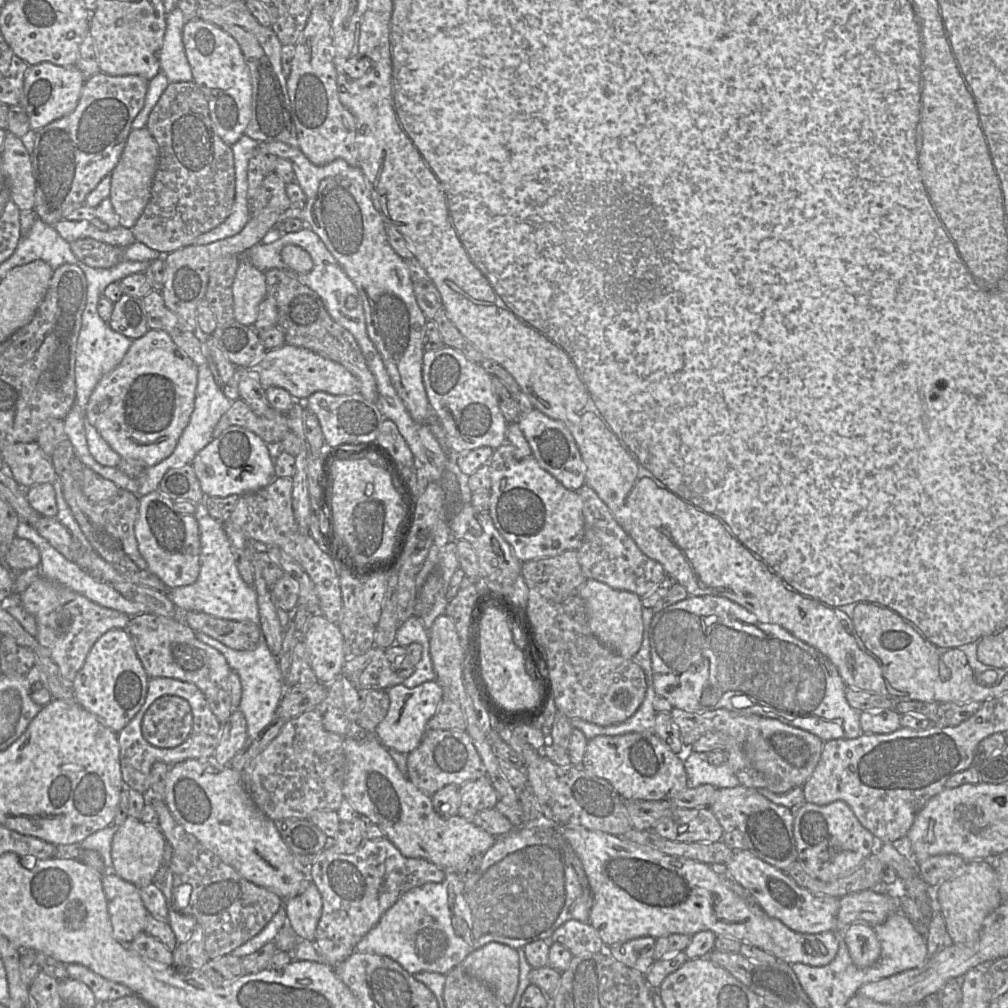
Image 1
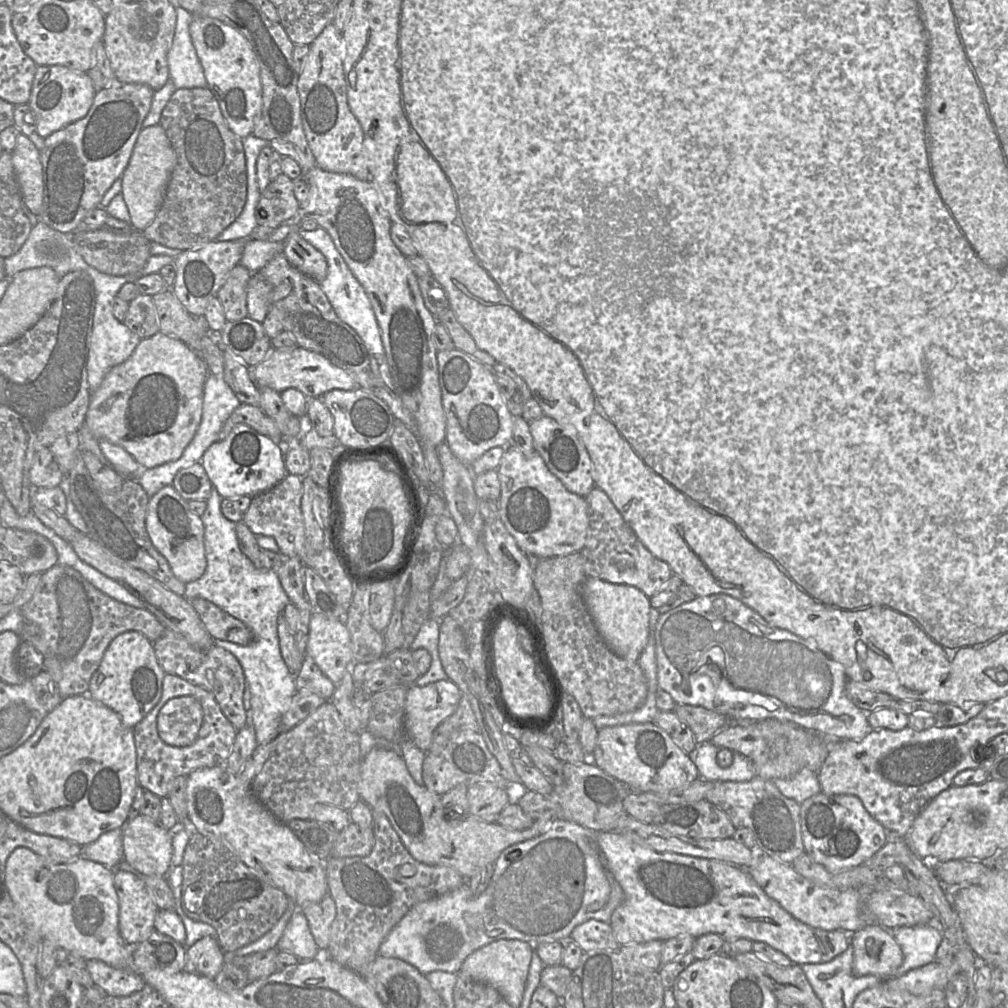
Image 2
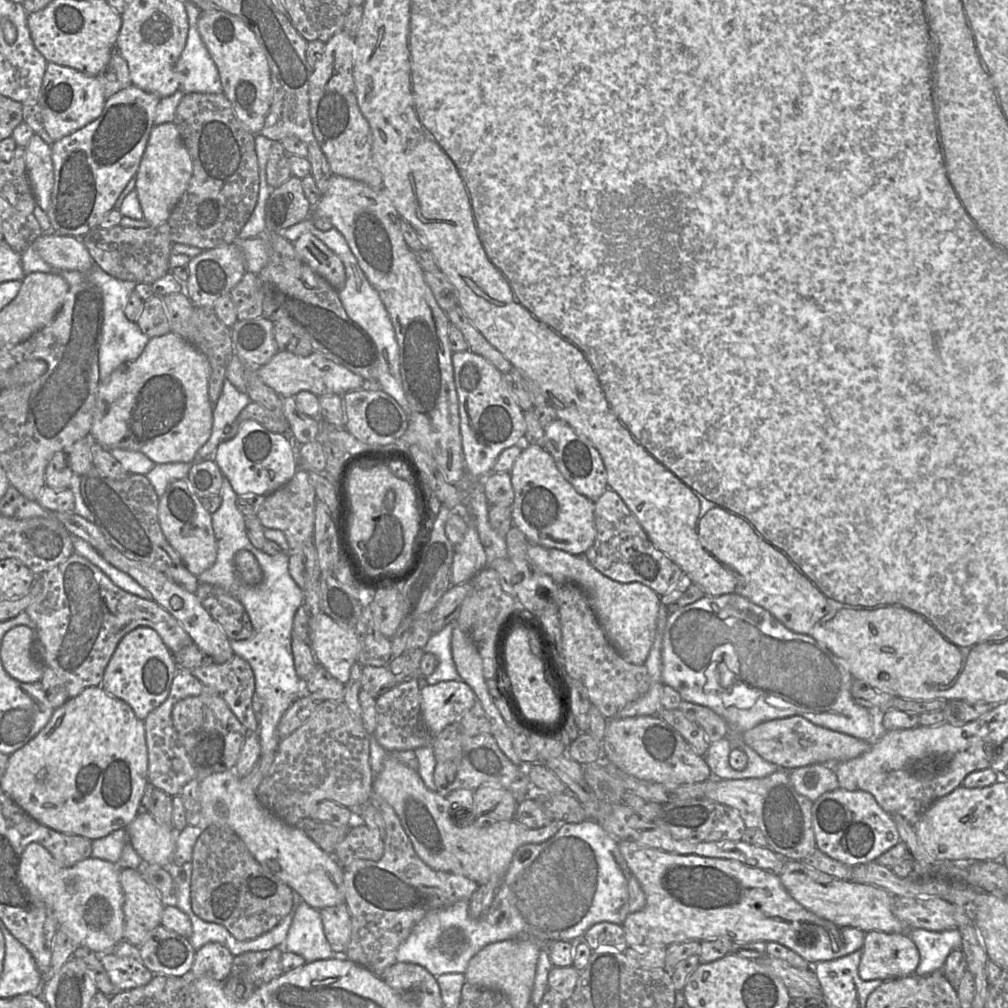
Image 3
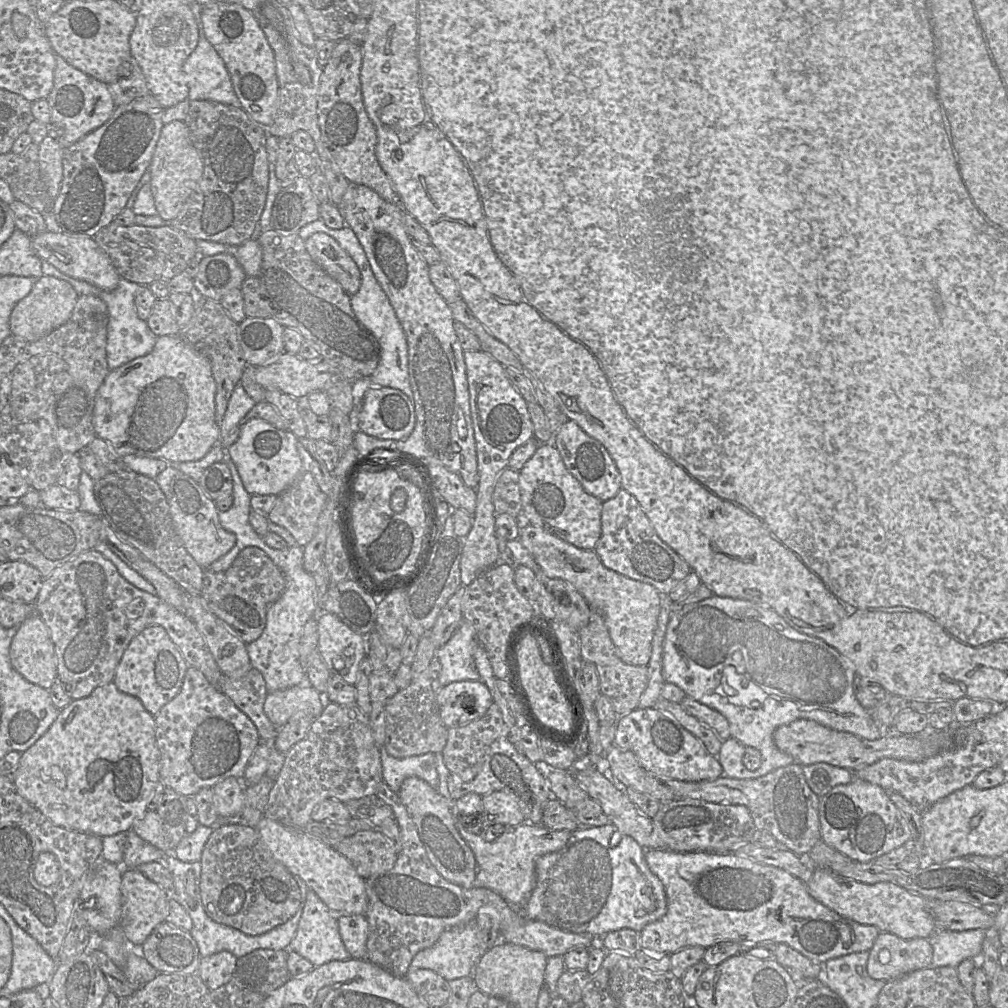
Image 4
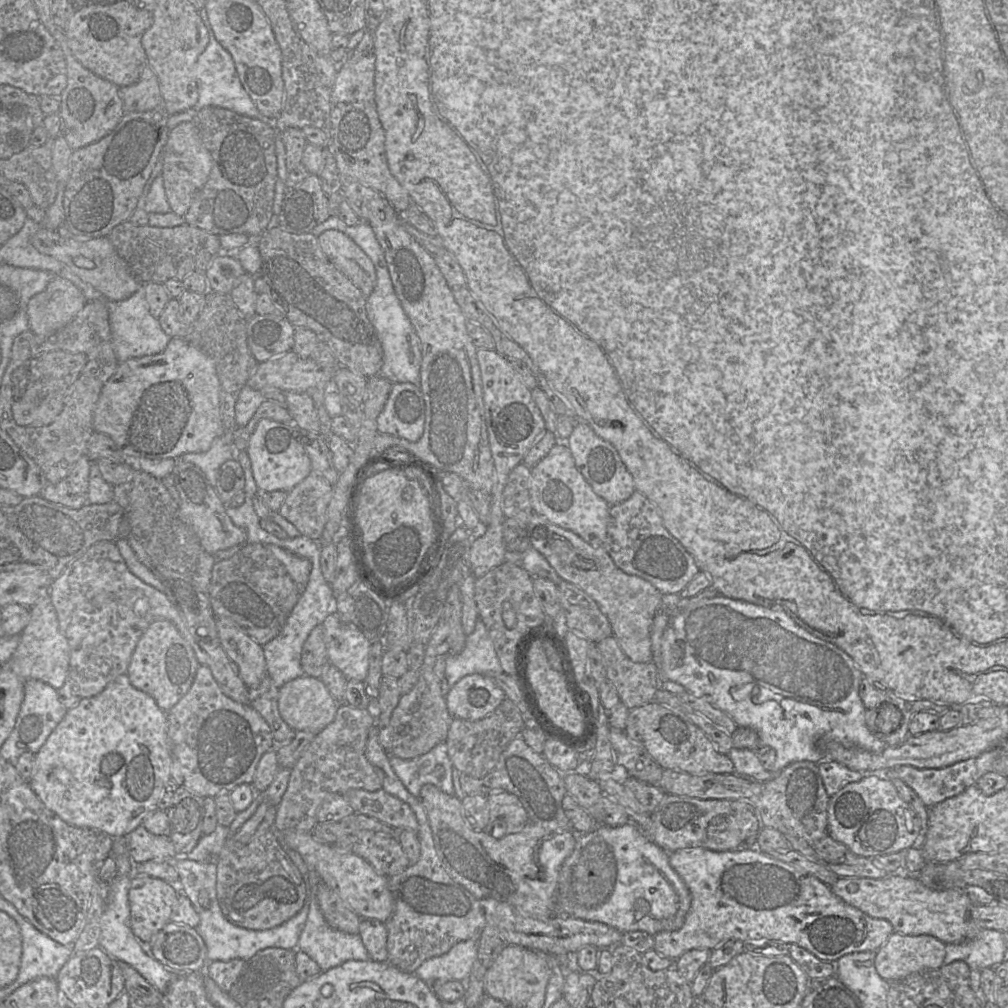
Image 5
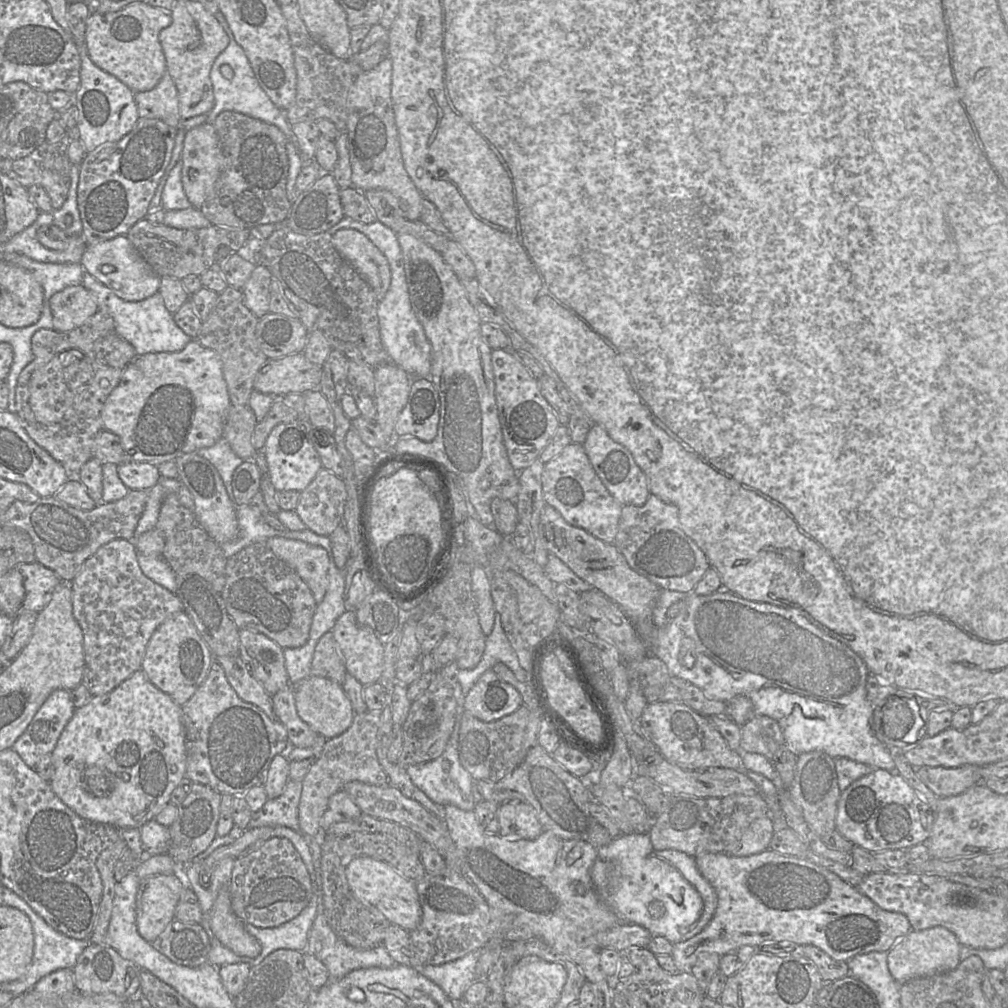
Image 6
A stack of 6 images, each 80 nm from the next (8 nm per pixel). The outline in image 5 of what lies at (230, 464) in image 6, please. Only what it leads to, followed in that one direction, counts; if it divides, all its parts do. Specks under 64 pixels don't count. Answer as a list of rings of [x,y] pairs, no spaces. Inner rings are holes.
[[[222,435],[216,439],[211,448],[206,452],[193,452],[182,455],[185,462],[191,462],[201,468],[209,479],[210,483],[215,486],[217,471],[226,461],[233,459],[233,445],[229,445],[222,440]]]

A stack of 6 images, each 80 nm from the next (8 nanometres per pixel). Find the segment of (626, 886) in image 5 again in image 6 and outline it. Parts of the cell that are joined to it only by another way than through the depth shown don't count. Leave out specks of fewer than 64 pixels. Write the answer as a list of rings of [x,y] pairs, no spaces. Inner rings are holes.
[[[647,833],[623,834],[597,848],[590,875],[600,899],[623,923],[638,924],[673,944],[700,932],[716,910],[716,892],[698,870],[695,857],[655,849]]]

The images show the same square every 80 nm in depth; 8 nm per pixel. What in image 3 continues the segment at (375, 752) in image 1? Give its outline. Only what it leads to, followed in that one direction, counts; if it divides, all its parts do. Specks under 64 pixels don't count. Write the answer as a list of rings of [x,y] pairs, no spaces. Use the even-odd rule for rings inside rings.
[[[386,759],[381,771],[375,774],[373,794],[379,795],[394,809],[414,850],[425,864],[433,870],[463,876],[479,885],[488,883],[489,881],[498,881],[499,885],[501,878],[508,870],[514,854],[519,847],[526,844],[539,844],[547,841],[565,823],[552,820],[551,823],[544,827],[529,828],[513,820],[498,822],[487,817],[478,817],[471,824],[458,824],[454,818],[454,807],[451,810],[451,805],[446,797],[439,795],[437,792],[432,792],[426,787],[416,770],[395,759]]]

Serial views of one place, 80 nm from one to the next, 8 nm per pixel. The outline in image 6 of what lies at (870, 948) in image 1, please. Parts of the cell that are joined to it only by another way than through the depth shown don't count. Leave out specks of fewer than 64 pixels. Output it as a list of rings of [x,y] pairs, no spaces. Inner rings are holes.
[[[942,926],[920,931],[912,930],[888,951],[888,969],[900,985],[914,978],[950,971],[961,961],[962,947],[955,934]]]

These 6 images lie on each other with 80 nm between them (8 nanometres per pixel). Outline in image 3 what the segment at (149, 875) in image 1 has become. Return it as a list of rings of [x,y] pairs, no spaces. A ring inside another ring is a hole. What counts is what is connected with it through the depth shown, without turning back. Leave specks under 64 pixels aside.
[[[142,811],[125,828],[127,840],[143,863],[164,867],[172,862],[176,829],[160,824],[149,812]]]

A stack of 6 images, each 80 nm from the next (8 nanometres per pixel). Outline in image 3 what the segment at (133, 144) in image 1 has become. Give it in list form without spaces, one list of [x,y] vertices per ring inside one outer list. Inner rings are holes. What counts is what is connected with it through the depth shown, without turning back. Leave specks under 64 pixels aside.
[[[173,122],[154,126],[134,178],[134,190],[138,194],[143,219],[150,223],[149,227],[157,227],[169,218],[187,188],[192,171],[192,160],[177,126]]]

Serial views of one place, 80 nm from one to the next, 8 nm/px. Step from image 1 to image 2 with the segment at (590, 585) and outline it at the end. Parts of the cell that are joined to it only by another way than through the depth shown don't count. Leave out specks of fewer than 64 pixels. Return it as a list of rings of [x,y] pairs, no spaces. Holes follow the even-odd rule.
[[[588,576],[582,584],[582,595],[596,629],[608,648],[620,658],[637,662],[648,643],[650,598],[638,588],[614,584]]]

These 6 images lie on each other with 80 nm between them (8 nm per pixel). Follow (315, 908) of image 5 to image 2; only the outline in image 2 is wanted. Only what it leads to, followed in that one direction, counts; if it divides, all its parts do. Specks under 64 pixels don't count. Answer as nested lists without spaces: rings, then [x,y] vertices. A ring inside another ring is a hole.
[[[301,907],[295,909],[277,947],[279,952],[289,952],[300,960],[312,960],[323,955],[323,951],[315,942]]]

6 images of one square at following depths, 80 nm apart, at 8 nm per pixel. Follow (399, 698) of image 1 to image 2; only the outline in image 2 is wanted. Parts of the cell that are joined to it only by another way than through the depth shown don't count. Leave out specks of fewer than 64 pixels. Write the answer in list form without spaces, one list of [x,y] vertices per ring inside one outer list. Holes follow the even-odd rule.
[[[448,679],[425,686],[409,685],[403,719],[406,738],[412,741],[419,749],[425,752],[429,751],[435,729],[455,712],[461,698],[462,692],[458,686]]]

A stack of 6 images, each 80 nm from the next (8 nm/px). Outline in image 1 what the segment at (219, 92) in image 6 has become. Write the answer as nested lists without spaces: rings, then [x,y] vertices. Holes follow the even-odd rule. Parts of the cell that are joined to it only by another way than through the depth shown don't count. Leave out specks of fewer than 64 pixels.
[[[174,8],[167,14],[166,31],[159,53],[160,68],[170,83],[192,82],[193,74],[187,60],[182,32],[186,19],[182,11]]]

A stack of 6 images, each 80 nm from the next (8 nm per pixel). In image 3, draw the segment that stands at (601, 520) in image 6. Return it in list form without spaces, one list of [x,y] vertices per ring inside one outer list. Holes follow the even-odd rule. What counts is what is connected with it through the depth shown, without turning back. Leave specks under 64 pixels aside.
[[[526,445],[509,473],[514,490],[514,501],[510,507],[513,527],[516,527],[529,543],[562,550],[573,555],[584,555],[593,545],[596,537],[594,502],[579,494],[562,476],[544,445]]]

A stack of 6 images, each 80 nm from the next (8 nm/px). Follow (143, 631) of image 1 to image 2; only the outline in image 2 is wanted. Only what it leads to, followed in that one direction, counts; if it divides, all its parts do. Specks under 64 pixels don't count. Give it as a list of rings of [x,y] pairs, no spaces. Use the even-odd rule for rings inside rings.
[[[166,629],[161,637],[153,642],[153,648],[157,661],[166,674],[179,676],[210,692],[219,704],[223,714],[236,730],[240,730],[247,725],[248,711],[244,706],[245,675],[239,661],[232,654],[217,646],[213,646],[208,650],[197,649],[189,644],[181,635],[170,629]]]

